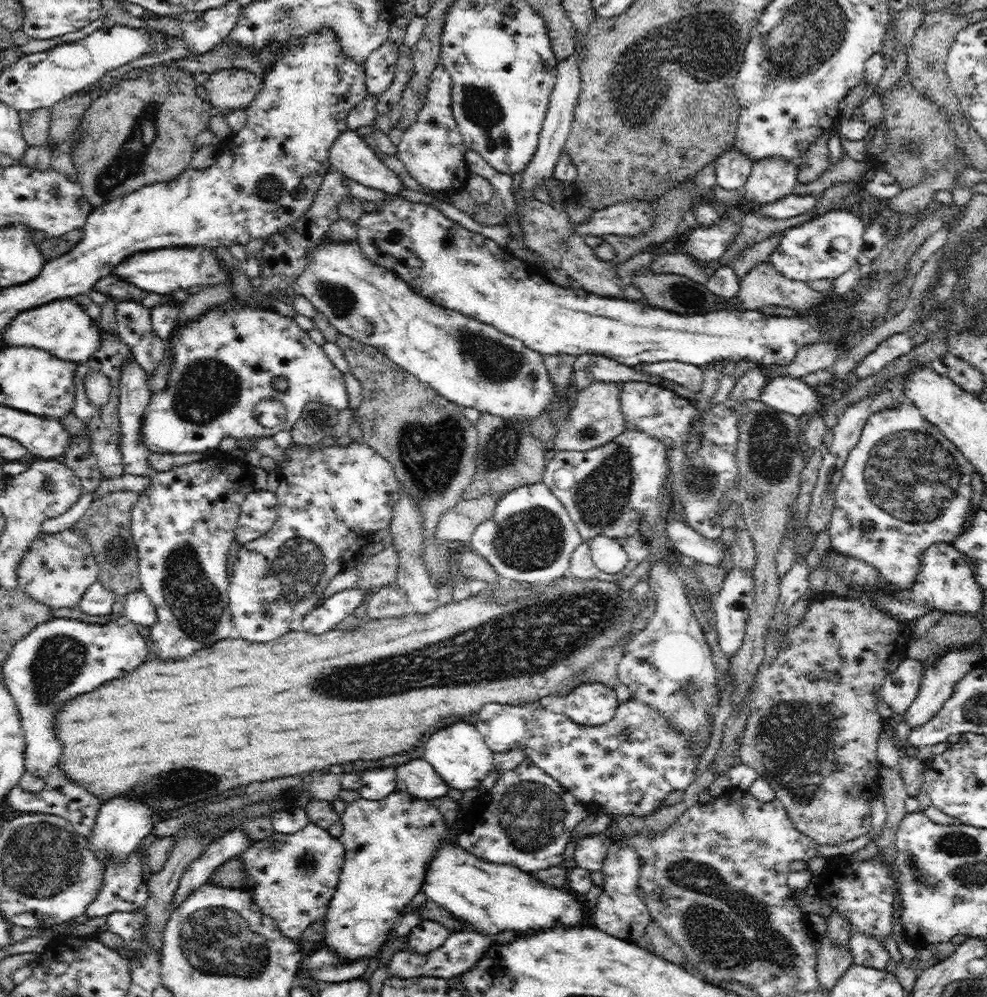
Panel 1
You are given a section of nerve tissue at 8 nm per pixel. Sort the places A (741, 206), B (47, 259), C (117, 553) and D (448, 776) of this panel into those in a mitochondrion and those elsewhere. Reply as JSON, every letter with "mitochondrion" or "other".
{"A":"other","B":"other","C":"mitochondrion","D":"other"}

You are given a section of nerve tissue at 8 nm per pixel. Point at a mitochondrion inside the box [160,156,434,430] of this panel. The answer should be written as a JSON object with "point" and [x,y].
{"point":[208,388]}

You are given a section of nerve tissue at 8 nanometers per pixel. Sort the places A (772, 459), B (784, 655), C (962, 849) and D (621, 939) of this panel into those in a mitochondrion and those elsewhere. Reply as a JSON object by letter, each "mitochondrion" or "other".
{"A":"mitochondrion","B":"other","C":"mitochondrion","D":"other"}

